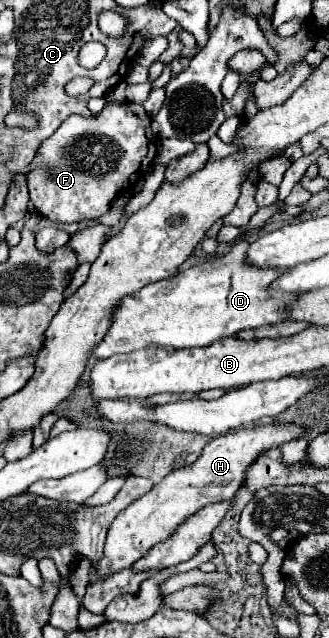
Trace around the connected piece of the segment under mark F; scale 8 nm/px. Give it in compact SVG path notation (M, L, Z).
M107 102L105 108L93 118L79 114L69 116L47 140L37 148L37 156L31 162L27 176L29 196L35 210L53 222L81 222L103 216L115 196L131 186L131 176L137 172L137 180L147 174L149 166L157 156L157 138L151 132L151 116L135 102Z

